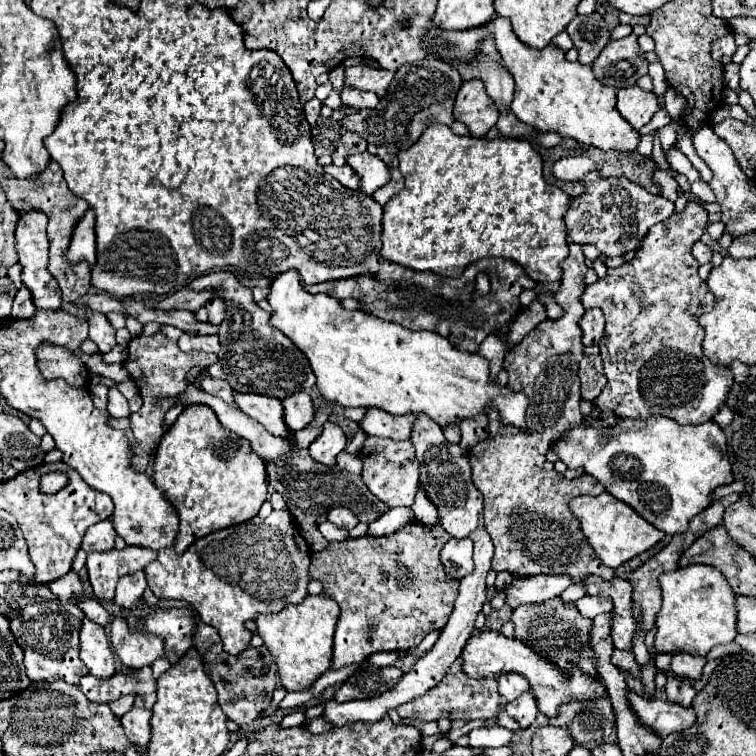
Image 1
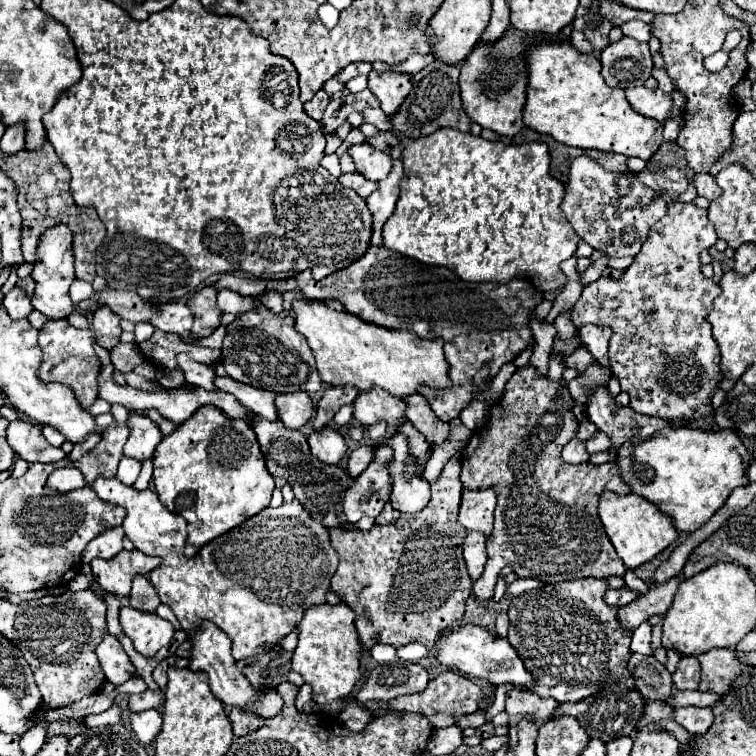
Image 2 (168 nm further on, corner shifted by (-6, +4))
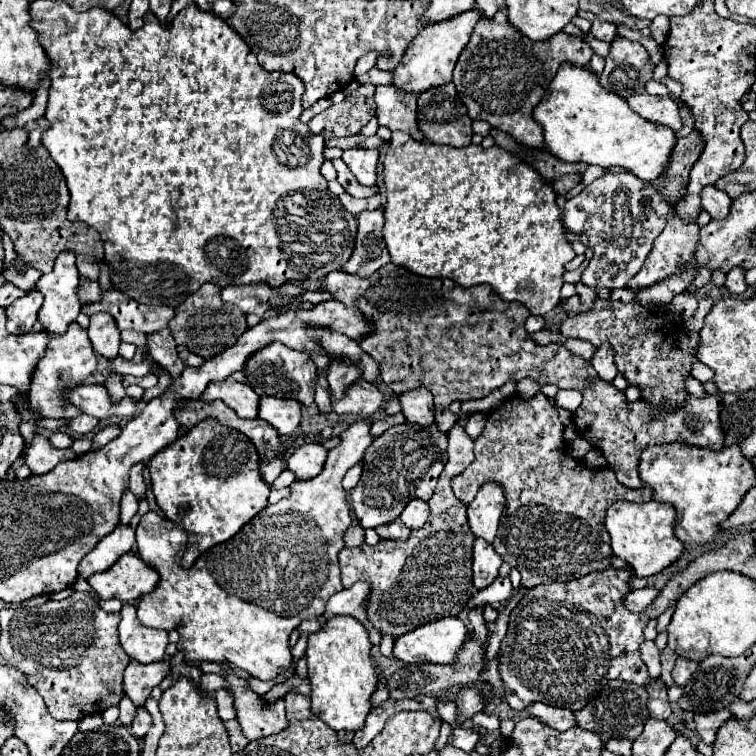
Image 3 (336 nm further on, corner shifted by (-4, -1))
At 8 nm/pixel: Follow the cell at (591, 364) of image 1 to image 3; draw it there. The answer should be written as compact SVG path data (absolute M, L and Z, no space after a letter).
M558 391L556 403L562 409L576 411L580 407L580 403L582 403L582 395L580 395L580 391Z

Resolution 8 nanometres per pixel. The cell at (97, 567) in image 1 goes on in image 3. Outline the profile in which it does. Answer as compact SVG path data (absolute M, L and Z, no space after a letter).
M126 553L110 569L98 575L90 575L86 581L100 595L100 599L114 597L122 603L132 603L140 595L150 593L160 581L158 577L160 575L152 567L144 565L138 555Z

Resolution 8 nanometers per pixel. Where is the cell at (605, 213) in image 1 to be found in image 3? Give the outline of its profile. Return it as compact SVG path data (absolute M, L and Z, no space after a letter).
M606 173L604 177L586 185L578 195L564 205L564 227L586 235L590 247L598 247L606 239L606 247L630 247L634 255L648 255L654 239L662 233L670 205L652 187L650 181L638 179L630 173Z

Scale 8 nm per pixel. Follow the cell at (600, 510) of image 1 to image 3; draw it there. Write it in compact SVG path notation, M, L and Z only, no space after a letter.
M616 501L606 511L606 531L612 539L612 553L632 565L636 577L650 577L670 563L674 563L684 545L674 535L674 517L676 511L668 503L648 501L648 503L630 503L630 501Z

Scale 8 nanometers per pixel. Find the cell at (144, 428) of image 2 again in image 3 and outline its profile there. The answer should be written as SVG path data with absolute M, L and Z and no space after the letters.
M146 461L136 463L134 469L130 469L130 491L136 497L144 497L144 493L146 493L146 483L144 483L144 477L142 477L144 467L146 467Z

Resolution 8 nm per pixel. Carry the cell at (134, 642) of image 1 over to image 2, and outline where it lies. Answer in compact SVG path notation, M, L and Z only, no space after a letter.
M132 606L120 608L120 626L124 634L134 642L134 648L146 658L156 656L156 652L174 636L174 628L168 620L156 614L140 612Z

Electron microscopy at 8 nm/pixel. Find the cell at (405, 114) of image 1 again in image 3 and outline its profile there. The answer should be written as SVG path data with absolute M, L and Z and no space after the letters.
M444 83L442 87L430 87L418 95L418 129L430 143L442 143L452 147L466 147L472 139L472 121L466 113L464 103L458 99L454 83Z

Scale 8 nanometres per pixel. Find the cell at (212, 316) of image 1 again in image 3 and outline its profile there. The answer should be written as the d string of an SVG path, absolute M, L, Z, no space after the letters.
M250 283L238 287L224 287L222 301L240 307L246 315L254 313L262 317L272 307L284 307L292 297L300 297L302 289L296 285L282 285L278 289L268 287L266 283Z

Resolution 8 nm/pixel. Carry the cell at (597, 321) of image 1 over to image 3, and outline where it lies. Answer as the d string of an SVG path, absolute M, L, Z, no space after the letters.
M602 343L602 347L596 347L596 353L592 355L590 361L604 381L612 381L618 375L616 365L614 365L614 351L608 343L606 345Z

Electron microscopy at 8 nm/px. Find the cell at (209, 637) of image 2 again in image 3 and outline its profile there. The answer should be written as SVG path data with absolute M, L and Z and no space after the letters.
M226 669L222 677L228 683L226 689L234 699L236 721L250 741L278 733L288 725L284 715L284 699L262 703L262 695L254 693L248 683L240 679L232 669Z

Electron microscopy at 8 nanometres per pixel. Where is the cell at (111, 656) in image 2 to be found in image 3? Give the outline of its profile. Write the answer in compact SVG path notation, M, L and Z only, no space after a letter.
M130 661L124 669L124 693L130 701L134 701L138 707L144 705L144 701L150 697L152 687L160 685L160 681L168 675L170 665L166 661L156 661L150 665L142 665L136 661Z

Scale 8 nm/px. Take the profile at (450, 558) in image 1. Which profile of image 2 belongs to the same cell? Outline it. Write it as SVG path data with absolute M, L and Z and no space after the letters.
M468 532L464 540L464 560L472 580L478 580L484 572L488 554L486 554L486 536L482 532Z

